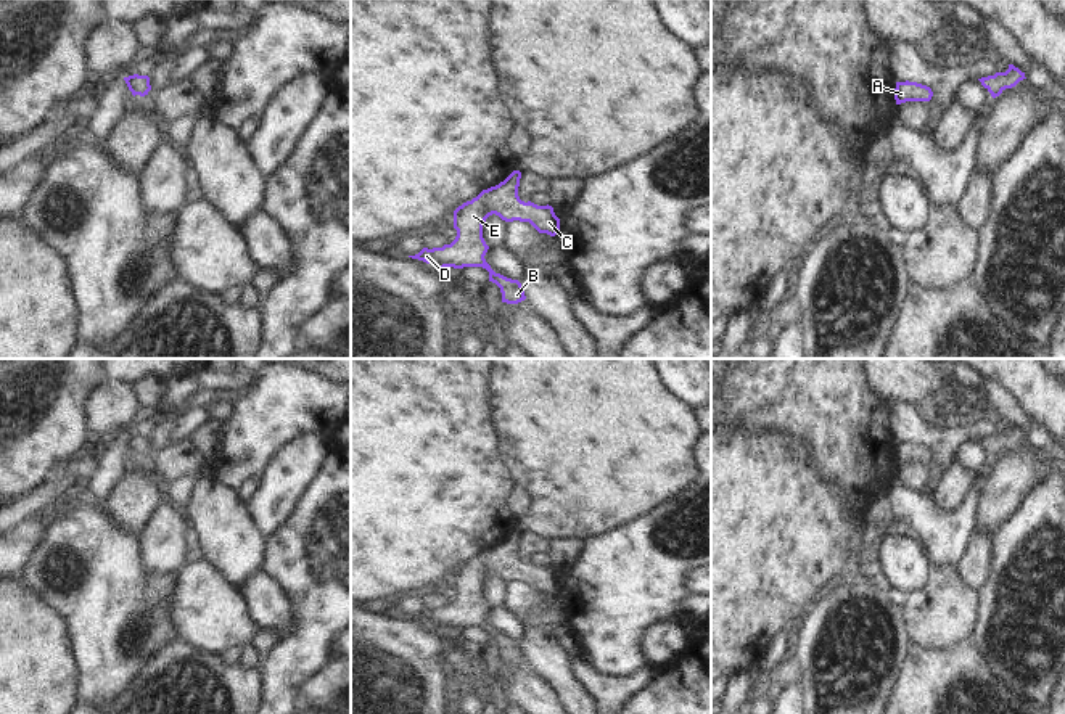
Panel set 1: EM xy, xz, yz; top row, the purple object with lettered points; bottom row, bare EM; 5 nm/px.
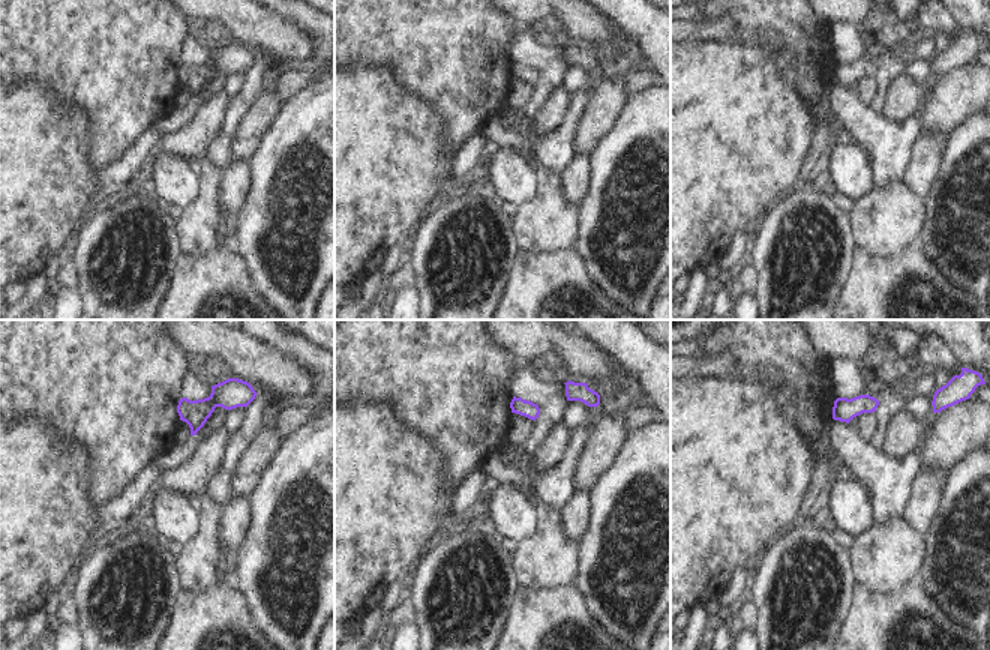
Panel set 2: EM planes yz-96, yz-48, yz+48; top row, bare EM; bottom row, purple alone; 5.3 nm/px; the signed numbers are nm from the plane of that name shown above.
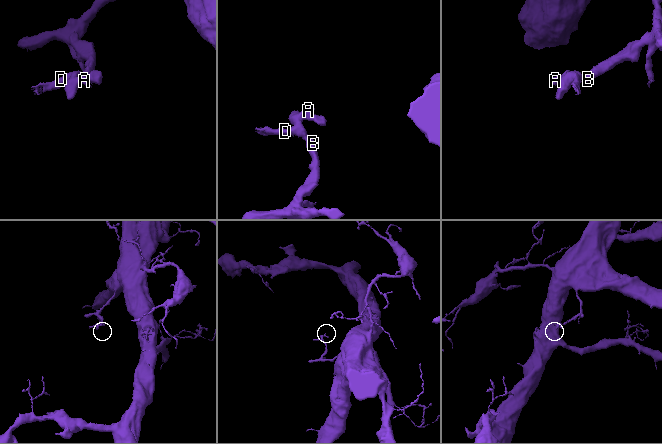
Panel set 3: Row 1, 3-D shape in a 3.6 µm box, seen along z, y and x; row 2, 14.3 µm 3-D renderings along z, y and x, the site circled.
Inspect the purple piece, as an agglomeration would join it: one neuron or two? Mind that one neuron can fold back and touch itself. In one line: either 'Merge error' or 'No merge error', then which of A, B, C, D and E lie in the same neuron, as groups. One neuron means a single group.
No merge error. Groups: A B C D E

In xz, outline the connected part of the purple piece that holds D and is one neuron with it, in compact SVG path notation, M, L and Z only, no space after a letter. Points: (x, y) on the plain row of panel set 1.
M513 531L504 542L483 550L471 561L463 563L454 571L454 589L457 597L442 608L423 608L418 614L409 616L438 629L483 627L489 632L489 642L495 643L502 653L502 663L518 664L526 659L524 648L518 640L495 634L486 622L489 609L483 598L483 585L492 574L505 582L529 582L539 593L555 597L560 593L560 579L552 566L524 563L518 556L521 532Z

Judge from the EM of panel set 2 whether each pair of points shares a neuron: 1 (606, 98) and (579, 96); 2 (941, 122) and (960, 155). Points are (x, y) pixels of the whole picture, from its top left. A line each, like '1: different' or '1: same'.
1: different
2: different

